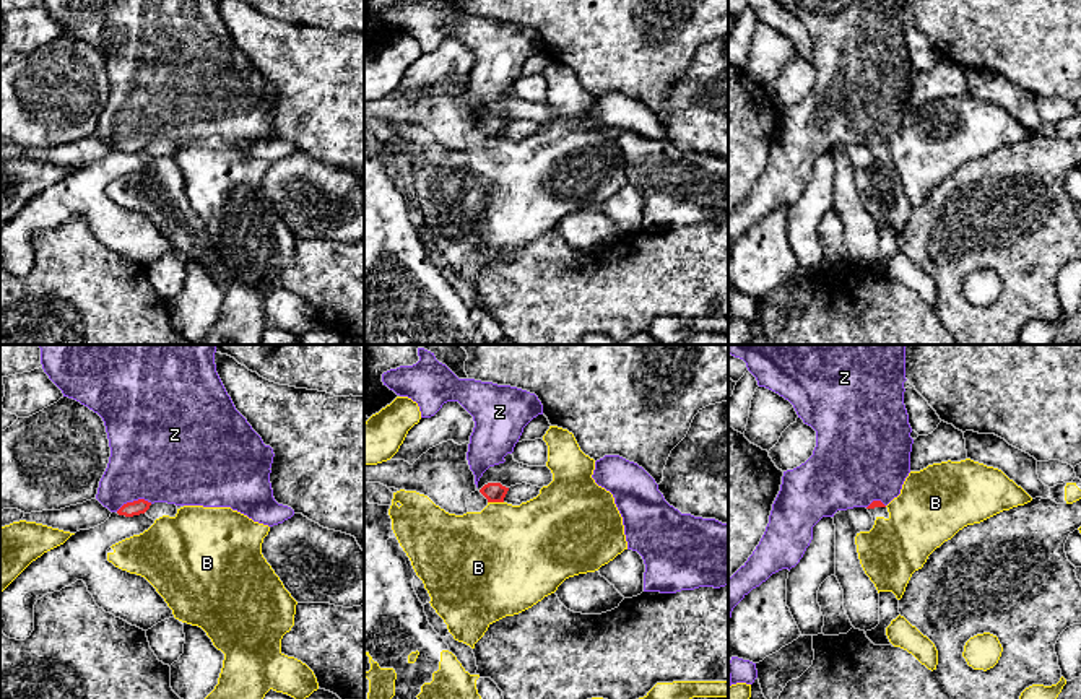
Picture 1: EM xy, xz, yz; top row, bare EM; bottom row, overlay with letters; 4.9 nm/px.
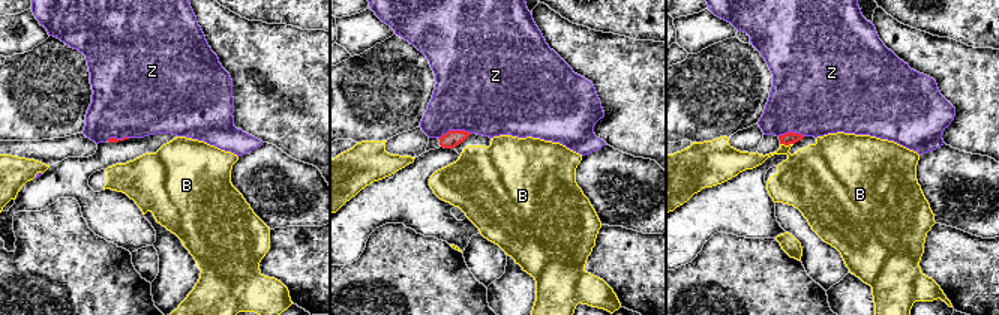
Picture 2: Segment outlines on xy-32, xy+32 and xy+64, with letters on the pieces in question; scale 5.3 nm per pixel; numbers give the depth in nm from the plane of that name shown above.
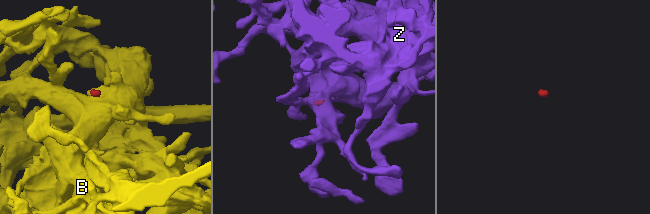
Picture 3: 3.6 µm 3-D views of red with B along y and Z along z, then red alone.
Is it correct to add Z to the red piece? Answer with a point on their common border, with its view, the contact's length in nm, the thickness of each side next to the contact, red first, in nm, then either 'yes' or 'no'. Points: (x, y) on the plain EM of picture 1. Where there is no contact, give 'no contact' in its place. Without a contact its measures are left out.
xy (134, 137) | 190 nm | 70/440 nm | yes

